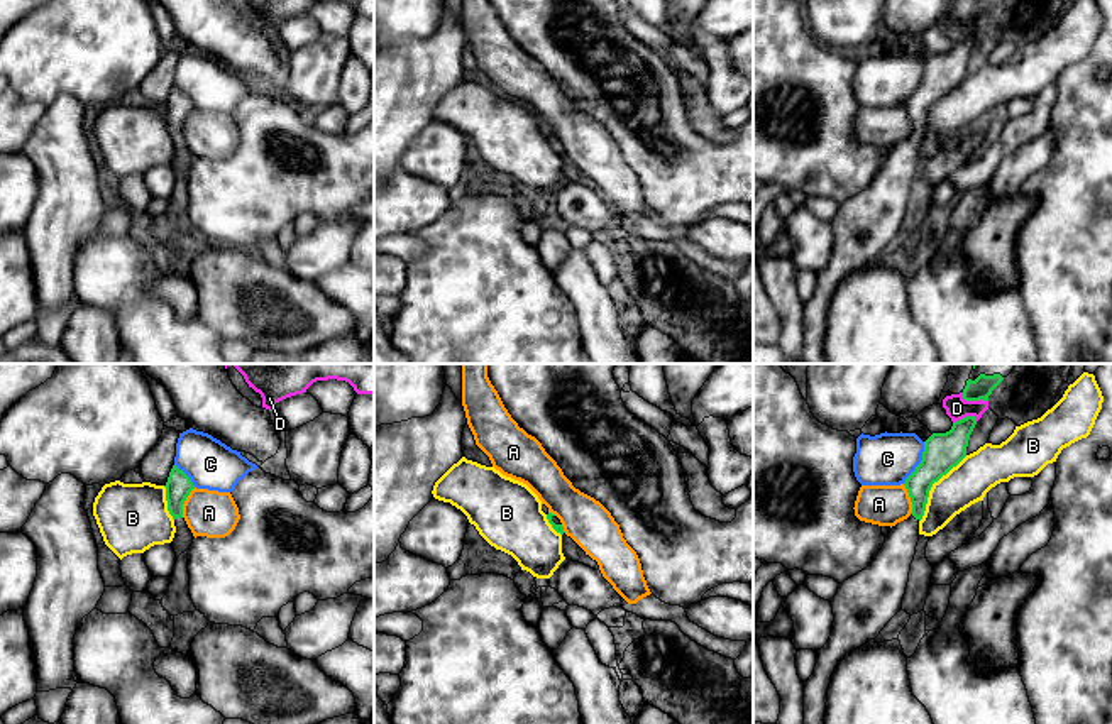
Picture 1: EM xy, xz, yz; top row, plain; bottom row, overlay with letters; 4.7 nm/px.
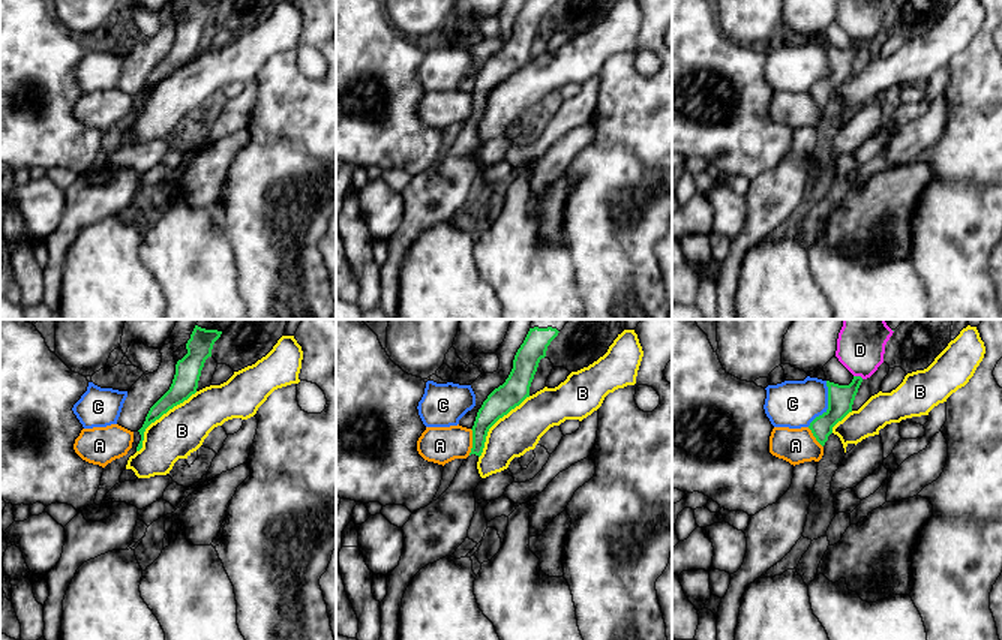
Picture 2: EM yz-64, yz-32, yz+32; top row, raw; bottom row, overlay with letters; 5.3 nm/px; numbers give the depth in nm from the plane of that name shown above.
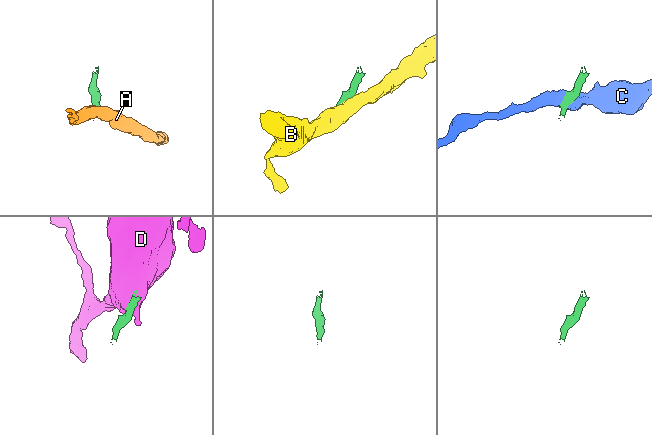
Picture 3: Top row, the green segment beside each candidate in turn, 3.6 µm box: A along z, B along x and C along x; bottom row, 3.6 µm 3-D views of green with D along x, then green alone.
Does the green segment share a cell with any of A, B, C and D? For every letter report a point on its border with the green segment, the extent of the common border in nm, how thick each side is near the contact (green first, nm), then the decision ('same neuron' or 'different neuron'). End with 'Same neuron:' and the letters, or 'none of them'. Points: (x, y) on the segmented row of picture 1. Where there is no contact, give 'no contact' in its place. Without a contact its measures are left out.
A: xy (183, 503) | 160 nm | 120/220 nm | different neuron
B: yz (931, 486) | 400 nm | 180/200 nm | different neuron
C: yz (921, 462) | 220 nm | 180/260 nm | different neuron
D: yz (974, 400) | 140 nm | 100/110 nm | different neuron
Same neuron: none of them

